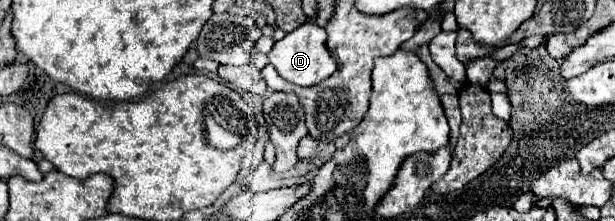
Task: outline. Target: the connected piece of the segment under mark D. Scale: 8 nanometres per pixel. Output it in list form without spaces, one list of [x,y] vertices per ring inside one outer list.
[[[306,21],[304,25],[286,33],[284,39],[276,41],[272,51],[268,53],[268,59],[276,67],[280,77],[284,77],[286,81],[290,81],[294,85],[304,85],[304,87],[316,85],[336,71],[336,61],[330,57],[328,49],[326,49],[326,31],[318,25],[314,25],[312,21]]]

